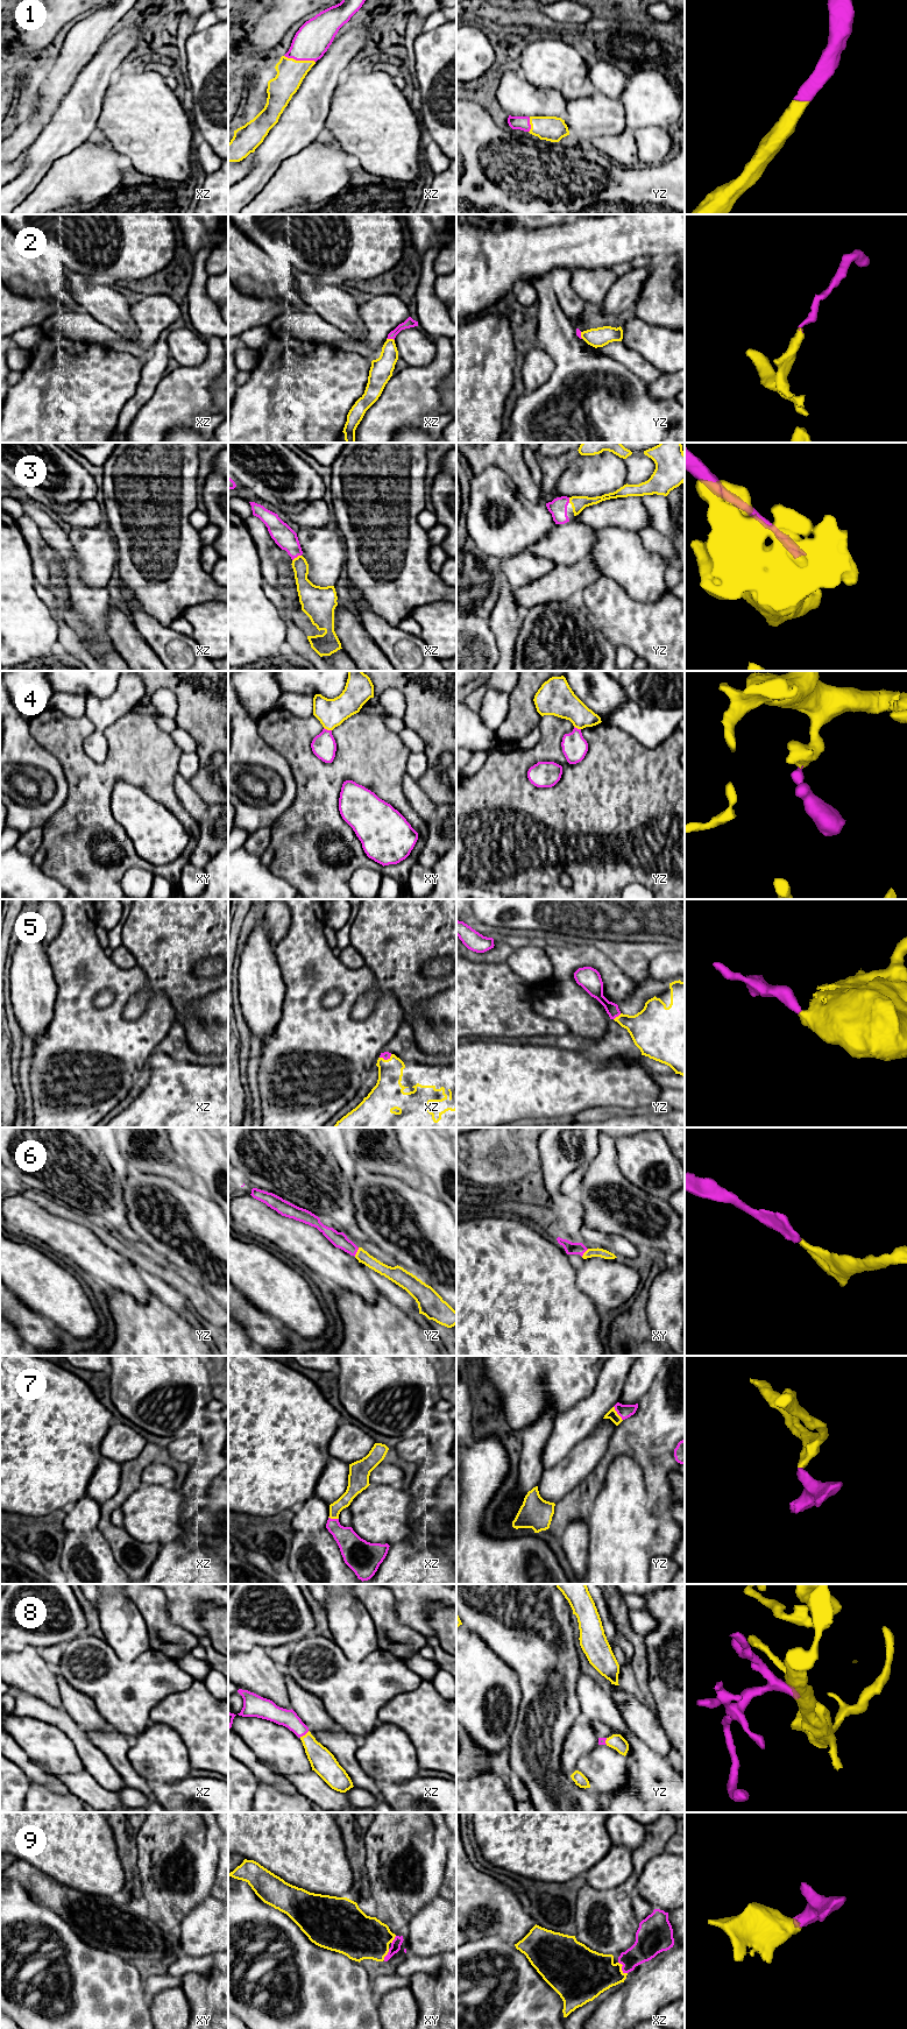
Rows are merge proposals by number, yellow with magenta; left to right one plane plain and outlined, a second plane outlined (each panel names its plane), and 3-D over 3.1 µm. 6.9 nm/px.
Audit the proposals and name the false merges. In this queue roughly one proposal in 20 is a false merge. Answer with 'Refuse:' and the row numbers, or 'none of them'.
Refuse: none of them

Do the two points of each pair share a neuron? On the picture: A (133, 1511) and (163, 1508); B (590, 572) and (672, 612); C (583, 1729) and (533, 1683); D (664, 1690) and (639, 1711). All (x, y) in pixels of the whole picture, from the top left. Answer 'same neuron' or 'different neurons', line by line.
A: same neuron
B: different neurons
C: different neurons
D: different neurons

